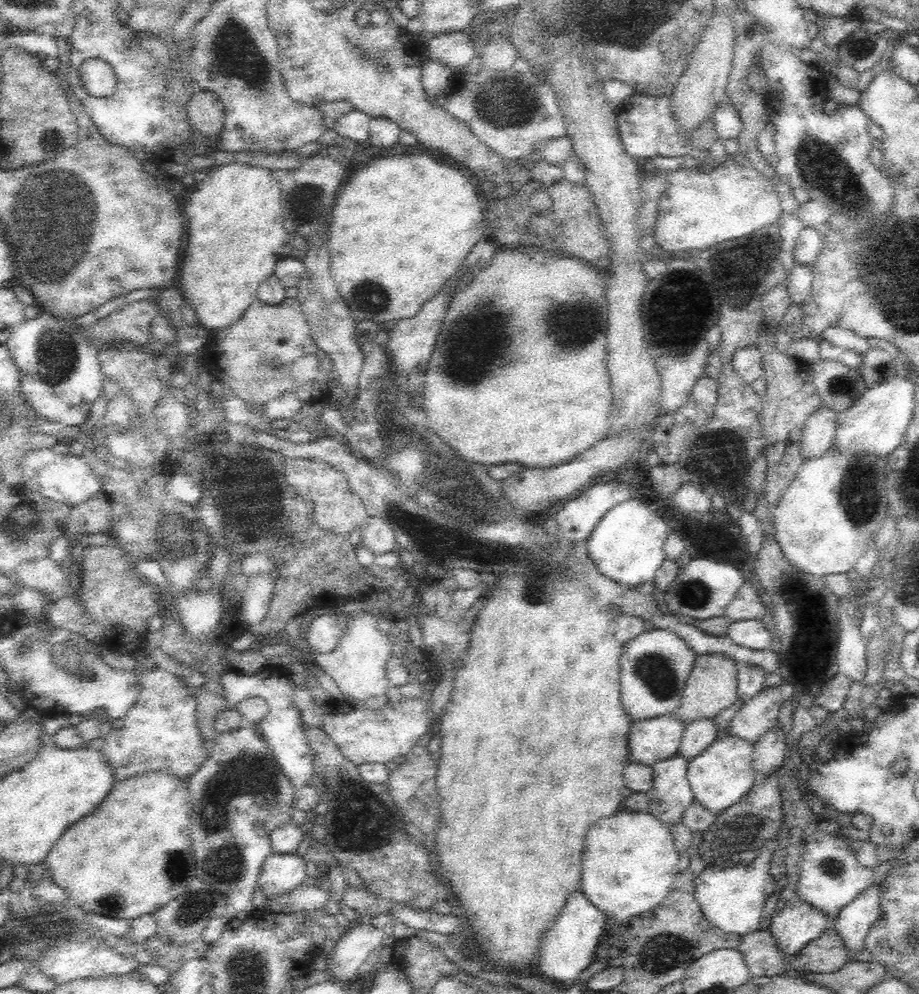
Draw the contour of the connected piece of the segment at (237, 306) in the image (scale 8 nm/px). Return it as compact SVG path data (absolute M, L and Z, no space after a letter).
M231 162L229 164L213 166L206 168L206 178L196 183L192 193L187 195L185 200L182 200L182 211L186 214L186 222L188 222L188 240L186 241L186 250L184 250L184 260L180 266L178 284L184 299L188 304L192 304L195 308L200 326L206 332L213 332L213 335L228 328L230 324L236 324L236 321L248 310L257 300L258 288L270 276L275 274L276 264L284 258L292 257L292 246L290 245L290 237L284 226L284 216L282 213L281 204L281 186L280 183L272 176L272 170L261 166L246 166L240 162Z

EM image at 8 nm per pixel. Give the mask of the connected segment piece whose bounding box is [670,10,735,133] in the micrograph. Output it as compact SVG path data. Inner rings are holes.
M714 11L708 28L704 31L699 45L691 52L688 68L680 76L678 84L670 94L672 115L680 131L691 133L712 116L714 109L727 98L726 87L732 68L735 32L733 24L722 11Z

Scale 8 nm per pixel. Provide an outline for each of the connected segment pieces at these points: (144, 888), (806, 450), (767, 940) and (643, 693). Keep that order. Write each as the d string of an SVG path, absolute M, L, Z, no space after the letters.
M166 771L144 772L116 784L92 814L71 824L43 862L54 882L86 912L124 920L153 914L157 908L186 892L194 879L195 854L190 840L194 808L185 778Z
M824 406L822 410L816 410L811 417L806 419L800 440L800 454L804 460L820 458L832 449L837 414Z
M769 929L748 932L740 938L737 949L746 961L750 978L776 976L789 966Z
M656 627L623 644L620 656L620 702L634 721L676 715L696 653L676 634Z

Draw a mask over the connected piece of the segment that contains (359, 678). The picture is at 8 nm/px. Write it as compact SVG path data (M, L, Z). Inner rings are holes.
M356 612L348 622L344 622L344 632L332 652L315 654L316 664L314 672L325 672L336 682L341 692L352 696L354 700L367 700L374 704L382 701L382 694L386 694L391 686L388 683L386 667L388 659L397 652L396 636L389 630L379 628L379 619L369 612Z

